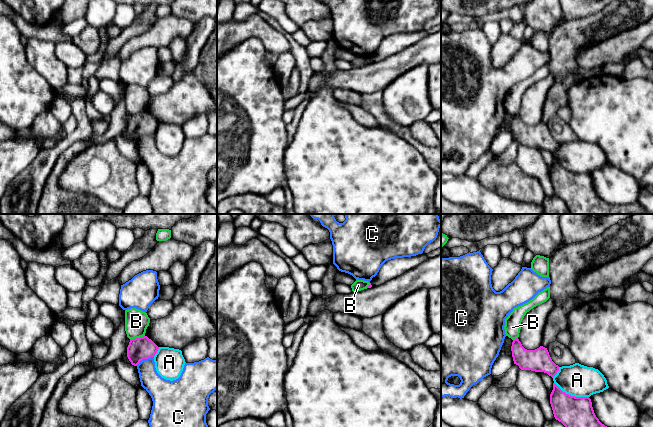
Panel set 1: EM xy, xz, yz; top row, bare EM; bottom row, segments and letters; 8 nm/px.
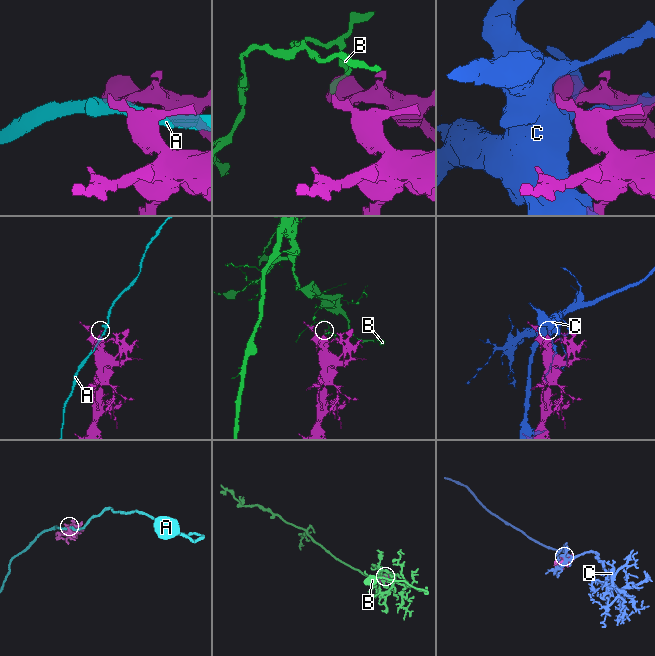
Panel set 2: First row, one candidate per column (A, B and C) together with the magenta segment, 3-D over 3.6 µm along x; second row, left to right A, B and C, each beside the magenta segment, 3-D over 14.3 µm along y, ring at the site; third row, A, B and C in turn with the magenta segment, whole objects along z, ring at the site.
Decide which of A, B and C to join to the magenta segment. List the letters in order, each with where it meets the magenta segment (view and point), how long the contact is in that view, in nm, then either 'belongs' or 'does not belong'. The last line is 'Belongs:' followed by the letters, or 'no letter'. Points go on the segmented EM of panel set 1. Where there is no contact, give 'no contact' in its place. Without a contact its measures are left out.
A: yz (570, 395) | 300 nm | does not belong
B: xy (137, 338) | 130 nm | does not belong
C: xy (144, 358) | 160 nm | does not belong
Belongs: no letter

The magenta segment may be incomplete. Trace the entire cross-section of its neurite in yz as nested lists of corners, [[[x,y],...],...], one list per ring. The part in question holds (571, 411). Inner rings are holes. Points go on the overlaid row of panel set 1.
[[[555,383],[550,404],[555,419],[565,427],[607,427],[596,417],[589,397],[566,394]]]

